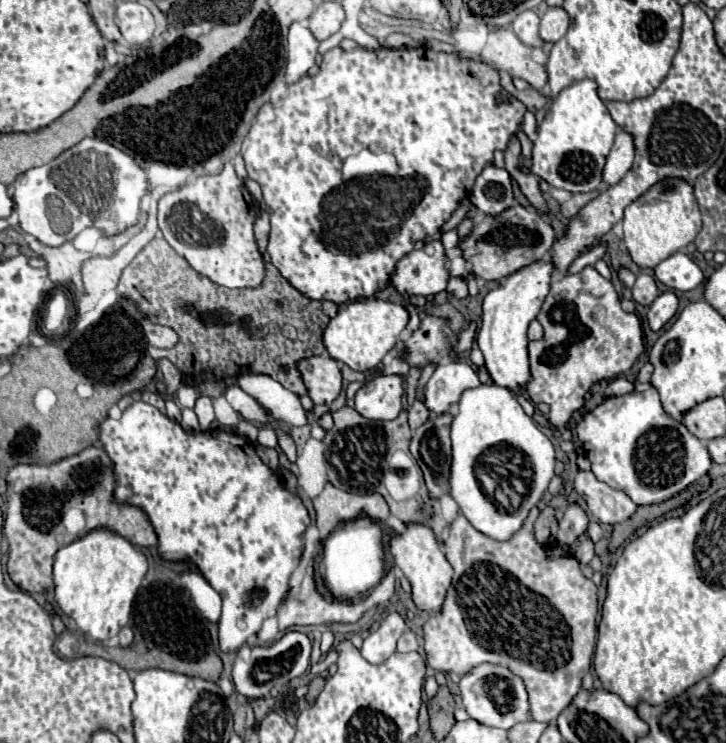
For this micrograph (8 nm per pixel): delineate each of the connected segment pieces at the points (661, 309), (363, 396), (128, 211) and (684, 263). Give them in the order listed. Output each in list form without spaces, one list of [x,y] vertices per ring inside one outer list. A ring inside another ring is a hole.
[[[662,292],[648,310],[648,324],[652,330],[660,330],[678,310],[678,296],[674,292]]]
[[[400,374],[378,376],[356,392],[356,410],[370,420],[392,420],[402,410],[406,378]]]
[[[84,138],[80,144],[68,148],[52,162],[20,174],[14,182],[14,208],[20,216],[20,226],[24,232],[36,236],[46,246],[60,246],[90,226],[102,230],[102,234],[106,236],[108,234],[114,236],[138,224],[140,202],[146,192],[148,192],[146,170],[142,170],[130,154],[122,152],[120,148],[112,146],[106,140]]]
[[[676,252],[654,268],[654,276],[672,290],[692,290],[702,284],[704,276],[688,254]]]

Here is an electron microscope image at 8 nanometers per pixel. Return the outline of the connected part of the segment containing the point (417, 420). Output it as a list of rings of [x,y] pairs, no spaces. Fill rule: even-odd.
[[[416,400],[416,402],[408,408],[408,422],[410,422],[410,428],[416,430],[416,428],[422,426],[426,420],[428,420],[428,408],[424,406],[424,402]]]

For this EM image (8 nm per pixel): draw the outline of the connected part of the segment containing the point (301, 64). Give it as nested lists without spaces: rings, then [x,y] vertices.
[[[294,22],[288,34],[288,66],[286,66],[286,82],[294,84],[308,74],[308,70],[316,64],[318,40],[312,38],[306,22]]]

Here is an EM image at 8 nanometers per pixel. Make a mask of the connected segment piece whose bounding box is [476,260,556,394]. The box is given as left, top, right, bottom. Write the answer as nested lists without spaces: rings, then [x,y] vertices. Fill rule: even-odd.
[[[552,260],[532,262],[512,272],[502,286],[488,292],[488,296],[484,298],[482,328],[478,332],[476,342],[486,358],[486,368],[492,380],[498,386],[510,388],[514,394],[520,394],[520,390],[524,390],[524,382],[528,382],[530,378],[526,330],[528,330],[528,324],[538,316],[540,306],[544,304],[544,298],[550,292],[550,282],[554,272],[556,272],[556,266],[552,264]]]

